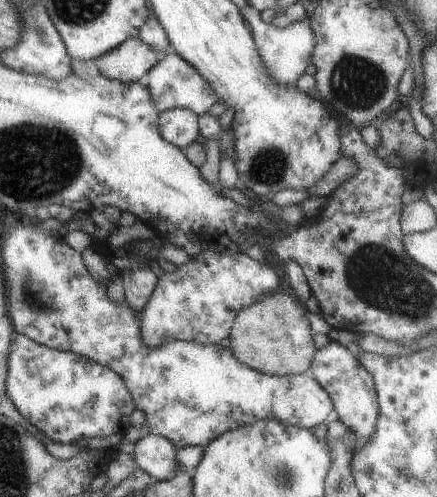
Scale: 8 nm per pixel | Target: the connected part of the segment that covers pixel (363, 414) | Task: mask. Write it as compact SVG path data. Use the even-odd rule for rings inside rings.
M332 340L328 346L316 350L310 368L304 373L307 377L314 378L330 395L334 417L356 435L358 440L356 450L360 450L370 440L379 415L372 375L362 366L352 351Z

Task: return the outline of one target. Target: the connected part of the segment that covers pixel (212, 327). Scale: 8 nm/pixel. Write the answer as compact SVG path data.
M208 248L190 257L188 262L178 265L172 273L165 273L158 279L154 292L150 295L140 314L140 334L143 343L159 347L167 342L180 339L203 345L218 345L229 334L238 313L253 302L273 293L278 286L278 275L266 263L248 257L246 253L219 253Z

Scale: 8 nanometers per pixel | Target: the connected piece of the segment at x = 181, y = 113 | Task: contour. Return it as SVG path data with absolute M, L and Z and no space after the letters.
M180 107L165 110L159 113L159 131L166 142L185 149L200 139L199 116Z

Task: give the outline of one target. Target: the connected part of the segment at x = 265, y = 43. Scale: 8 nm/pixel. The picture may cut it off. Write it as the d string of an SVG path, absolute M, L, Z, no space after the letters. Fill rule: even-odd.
M245 5L240 10L243 19L252 28L251 33L255 40L256 48L271 79L280 86L294 87L297 78L304 73L304 70L311 63L313 48L316 44L309 17L306 16L301 21L296 21L288 26L278 28L271 22L263 21L260 18L259 12L250 5Z

